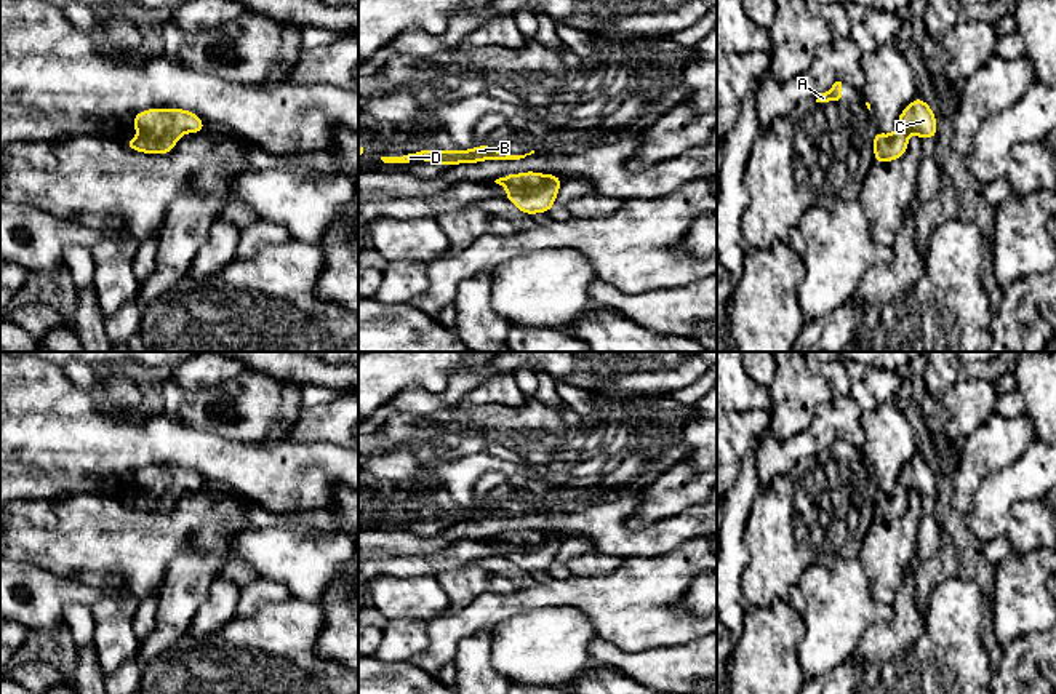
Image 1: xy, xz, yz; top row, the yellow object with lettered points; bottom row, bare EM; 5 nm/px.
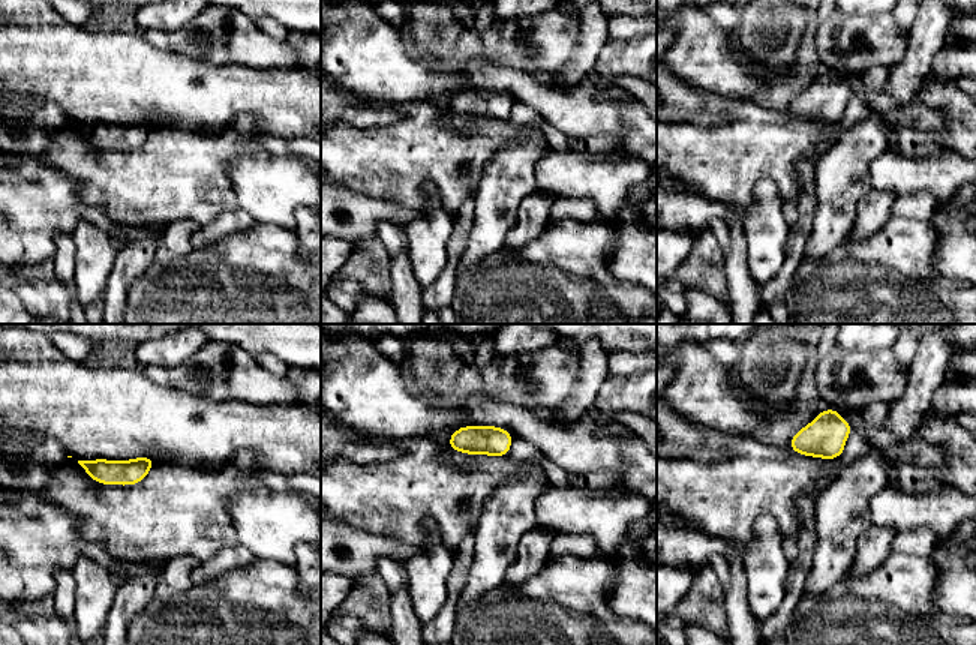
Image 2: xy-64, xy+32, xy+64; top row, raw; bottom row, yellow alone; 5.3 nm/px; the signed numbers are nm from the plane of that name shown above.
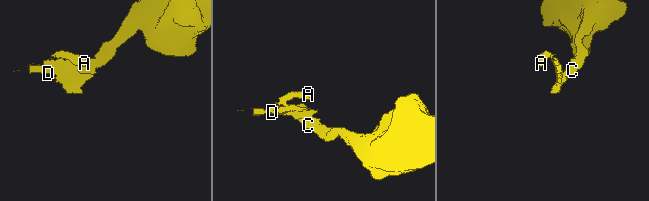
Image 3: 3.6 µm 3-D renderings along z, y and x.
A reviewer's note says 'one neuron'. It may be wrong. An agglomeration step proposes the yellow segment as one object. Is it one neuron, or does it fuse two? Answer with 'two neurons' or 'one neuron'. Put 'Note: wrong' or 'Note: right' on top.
Note: right
one neuron

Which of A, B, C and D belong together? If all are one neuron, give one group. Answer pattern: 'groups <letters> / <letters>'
groups A B C D

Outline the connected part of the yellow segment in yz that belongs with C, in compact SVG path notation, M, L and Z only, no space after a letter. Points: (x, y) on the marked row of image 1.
M915 98L898 118L898 128L891 136L877 130L874 142L875 163L893 162L907 152L909 133L915 133L920 139L933 139L938 134L938 123L931 107L922 99Z

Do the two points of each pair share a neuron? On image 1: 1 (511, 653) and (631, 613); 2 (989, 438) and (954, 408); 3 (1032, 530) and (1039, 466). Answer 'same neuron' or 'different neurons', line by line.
1: different neurons
2: different neurons
3: different neurons

